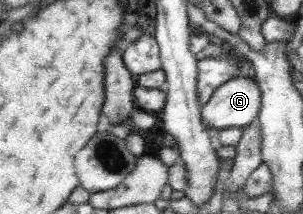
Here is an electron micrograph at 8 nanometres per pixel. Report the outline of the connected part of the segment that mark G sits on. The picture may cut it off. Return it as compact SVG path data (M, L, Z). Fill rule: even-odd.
M232 77L219 85L203 109L204 125L212 129L243 128L261 111L261 93L249 77Z

